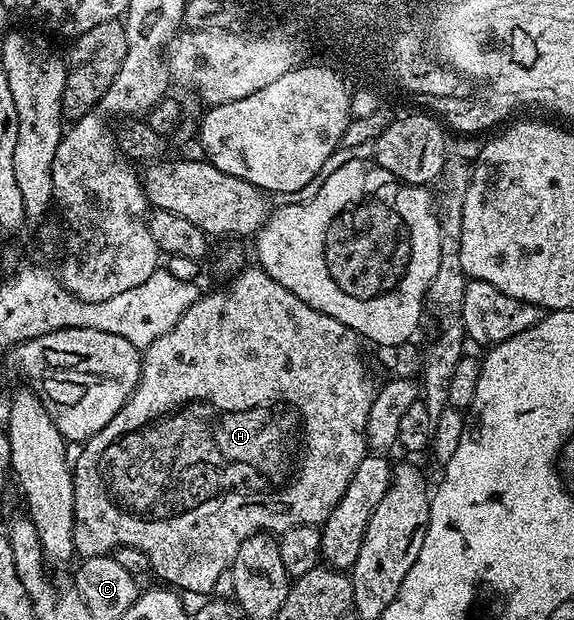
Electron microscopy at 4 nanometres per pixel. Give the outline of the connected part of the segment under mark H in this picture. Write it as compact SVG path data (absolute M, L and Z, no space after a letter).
M259 264L245 265L244 269L229 282L232 283L229 284L228 290L212 290L209 294L208 291L201 293L200 297L194 300L194 304L190 304L190 308L186 308L186 312L182 312L182 318L174 324L174 328L170 328L170 332L158 336L158 340L154 340L154 344L143 347L140 359L140 379L134 388L134 392L128 397L126 404L122 404L122 408L114 416L114 420L110 420L110 424L106 424L106 428L102 428L93 438L88 439L79 447L80 455L77 458L75 455L74 465L72 466L72 483L74 484L74 548L81 559L111 555L119 546L138 548L142 552L146 552L151 573L153 575L156 573L164 581L161 583L167 584L180 592L211 595L218 576L229 570L238 548L242 548L242 540L261 532L271 532L273 535L279 536L295 526L302 524L320 526L326 521L330 512L334 512L338 500L342 500L346 488L350 488L350 480L354 480L354 472L358 472L358 464L362 464L364 455L369 453L366 424L378 386L377 383L372 383L372 374L368 371L367 364L364 363L364 350L360 347L362 345L360 335L346 324L334 320L334 316L326 316L326 312L318 312L318 308L310 308L310 304L298 300L298 296L294 296L294 292L290 292L290 288L282 288L282 284L278 284L278 280L270 277Z

